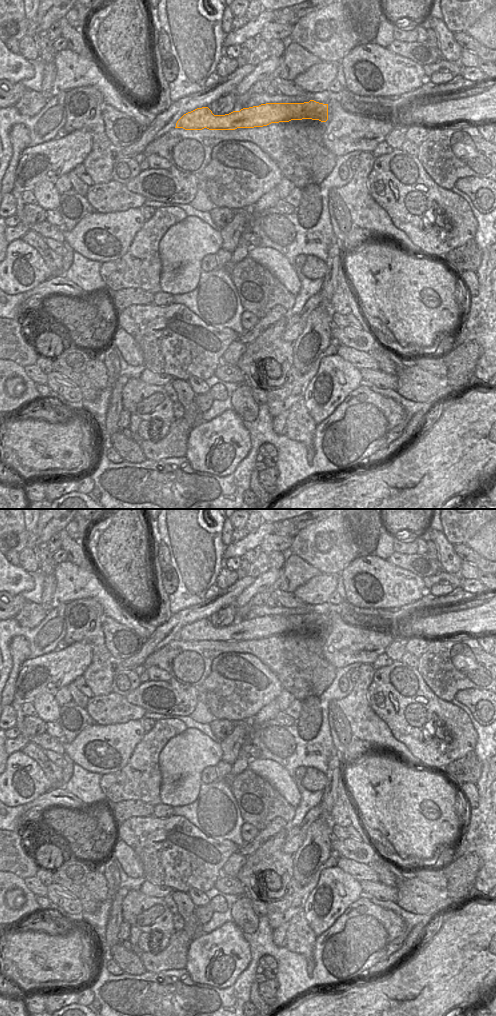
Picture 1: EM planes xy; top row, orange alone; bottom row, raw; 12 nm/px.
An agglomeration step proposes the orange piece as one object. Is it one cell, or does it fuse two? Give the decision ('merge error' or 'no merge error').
no merge error

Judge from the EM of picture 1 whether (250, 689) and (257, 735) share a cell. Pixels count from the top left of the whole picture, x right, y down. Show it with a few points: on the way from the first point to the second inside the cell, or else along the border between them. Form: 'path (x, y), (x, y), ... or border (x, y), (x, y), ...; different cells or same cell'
border (251, 717), (243, 721); different cells

